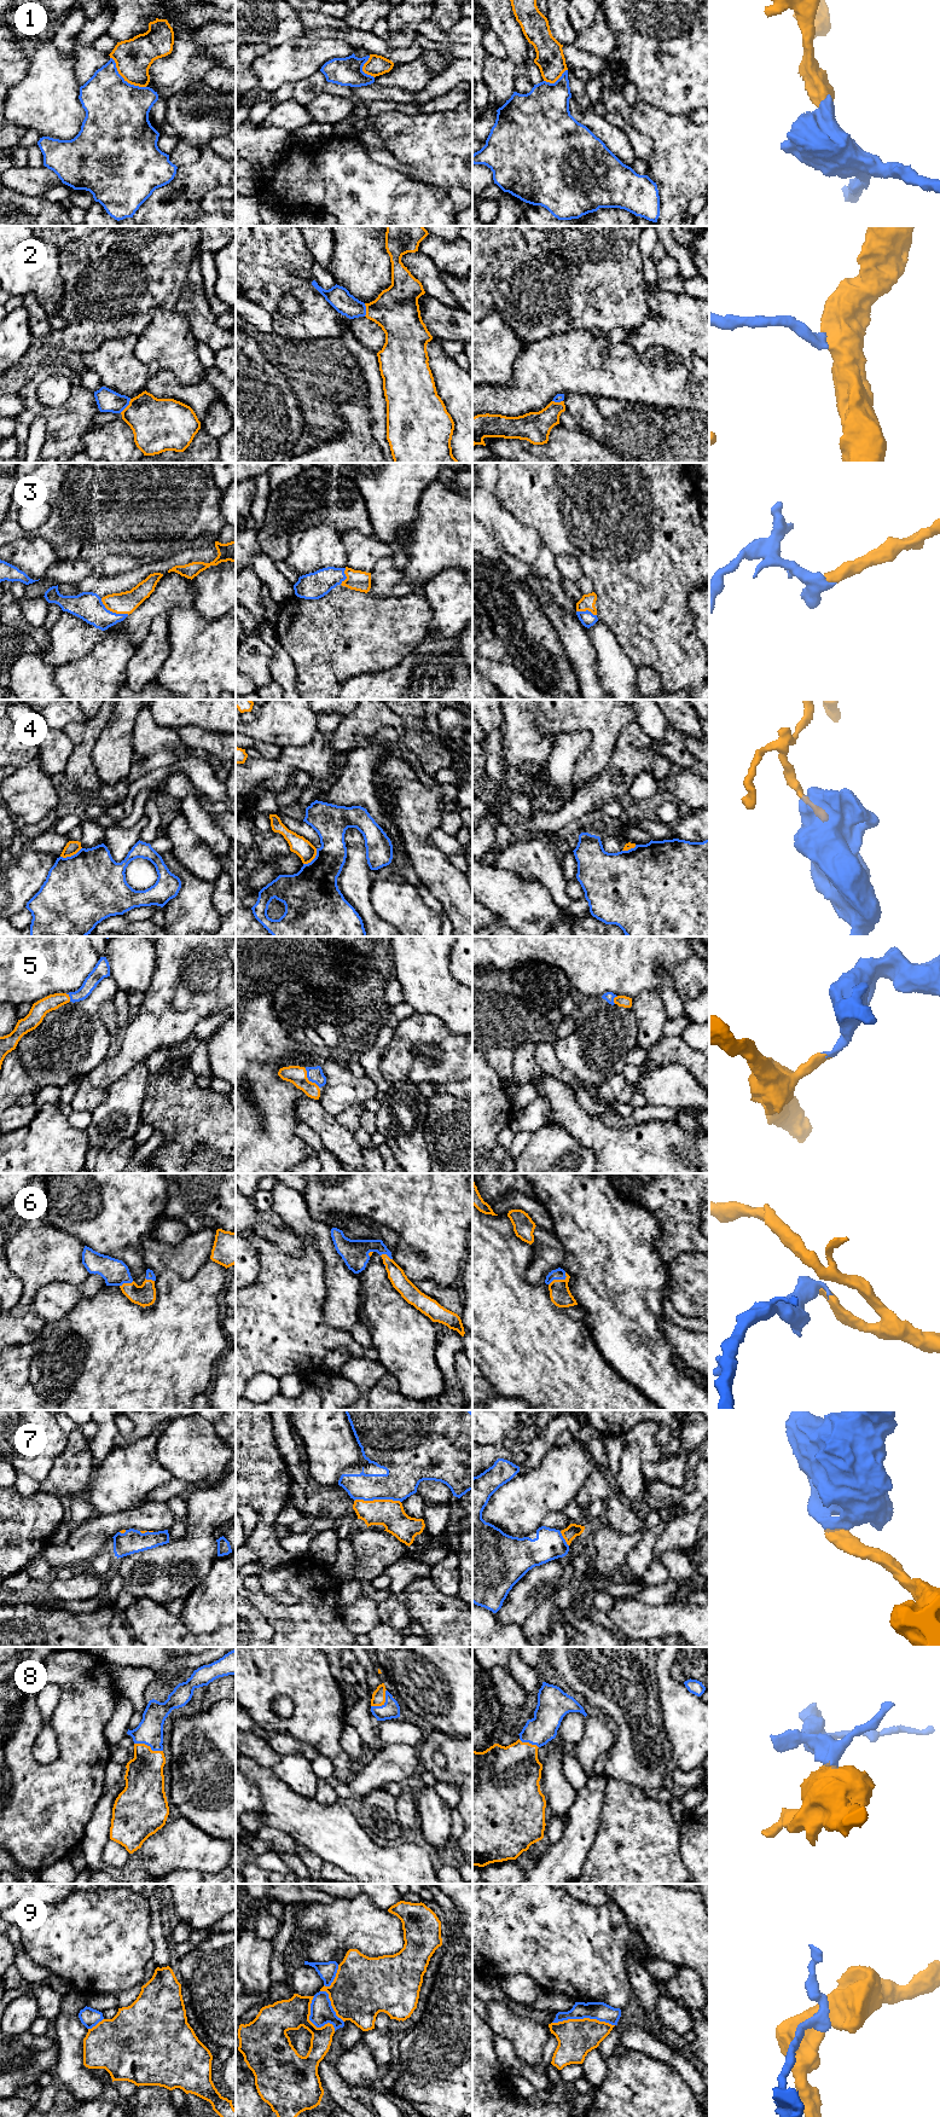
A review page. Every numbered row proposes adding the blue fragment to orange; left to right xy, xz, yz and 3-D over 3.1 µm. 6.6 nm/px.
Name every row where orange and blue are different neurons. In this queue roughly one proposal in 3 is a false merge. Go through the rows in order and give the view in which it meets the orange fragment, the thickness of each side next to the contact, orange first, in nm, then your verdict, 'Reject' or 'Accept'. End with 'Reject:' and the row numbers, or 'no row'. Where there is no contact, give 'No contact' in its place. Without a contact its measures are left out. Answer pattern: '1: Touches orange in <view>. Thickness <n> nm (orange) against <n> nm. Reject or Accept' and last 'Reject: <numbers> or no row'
1: Touches orange in xy. Thickness 240 nm (orange) against 420 nm. Reject
2: Touches orange in xy. Thickness 360 nm (orange) against 150 nm. Accept
3: Touches orange in xy. Thickness 150 nm (orange) against 190 nm. Accept
4: Touches orange in xy. Thickness 90 nm (orange) against 480 nm. Reject
5: Touches orange in xz. Thickness 120 nm (orange) against 110 nm. Accept
6: Touches orange in yz. Thickness 140 nm (orange) against 80 nm. Accept
7: Touches orange in xz. Thickness 180 nm (orange) against 240 nm. Accept
8: Touches orange in xy. Thickness 260 nm (orange) against 180 nm. Accept
9: Touches orange in yz. Thickness 240 nm (orange) against 120 nm. Reject
Reject: 1, 4, 9

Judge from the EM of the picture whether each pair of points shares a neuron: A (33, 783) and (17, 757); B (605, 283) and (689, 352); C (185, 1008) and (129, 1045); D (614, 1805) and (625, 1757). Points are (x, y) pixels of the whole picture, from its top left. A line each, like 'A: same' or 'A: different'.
A: different
B: different
C: same
D: different

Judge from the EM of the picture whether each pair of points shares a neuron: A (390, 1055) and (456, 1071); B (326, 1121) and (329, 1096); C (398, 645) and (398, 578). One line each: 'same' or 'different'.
A: same
B: different
C: different

